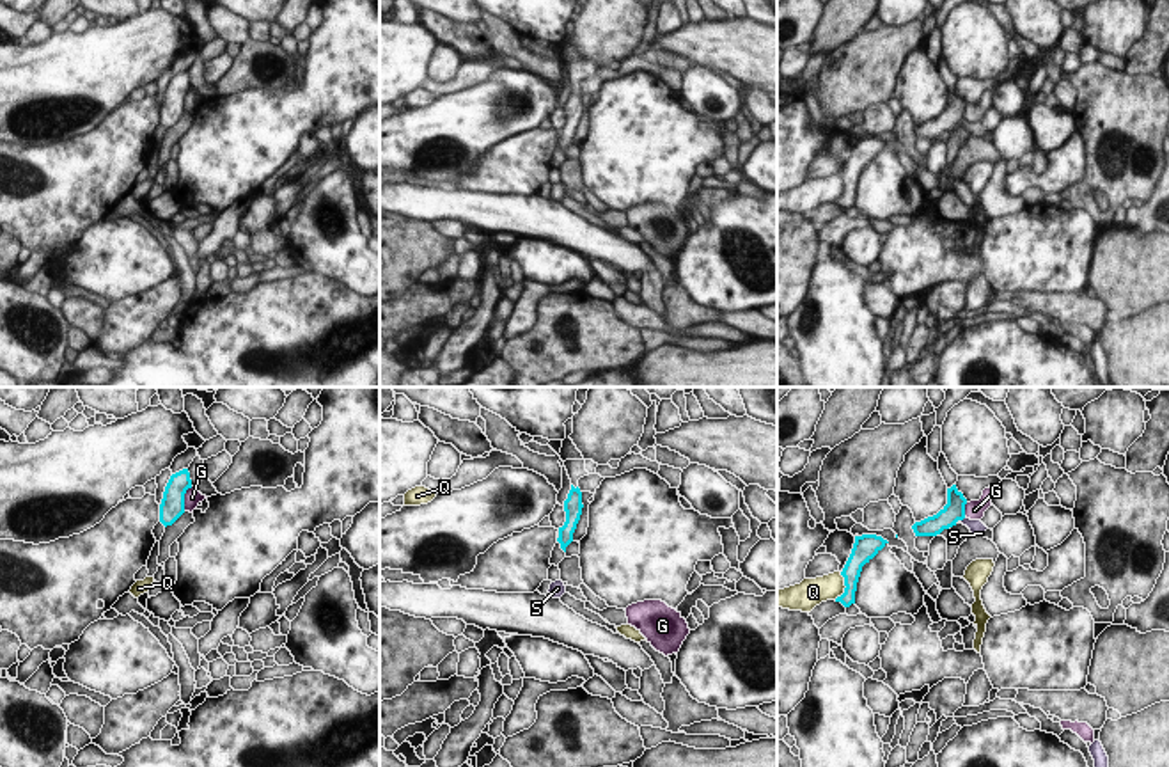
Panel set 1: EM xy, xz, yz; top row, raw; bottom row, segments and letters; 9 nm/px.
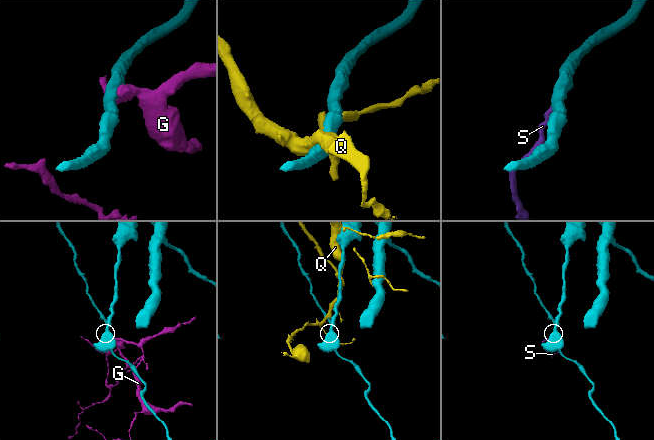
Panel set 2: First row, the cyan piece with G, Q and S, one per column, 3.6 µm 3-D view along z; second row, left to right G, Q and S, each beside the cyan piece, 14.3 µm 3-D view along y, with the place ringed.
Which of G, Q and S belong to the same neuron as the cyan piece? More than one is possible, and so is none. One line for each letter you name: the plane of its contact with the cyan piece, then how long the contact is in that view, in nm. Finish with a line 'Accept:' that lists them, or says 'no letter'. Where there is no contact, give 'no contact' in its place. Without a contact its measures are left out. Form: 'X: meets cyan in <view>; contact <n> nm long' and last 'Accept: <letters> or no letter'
S: meets cyan in yz; contact 70 nm long
Accept: S

